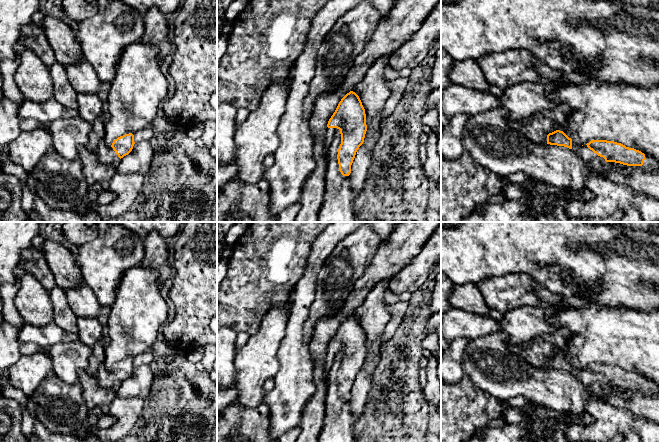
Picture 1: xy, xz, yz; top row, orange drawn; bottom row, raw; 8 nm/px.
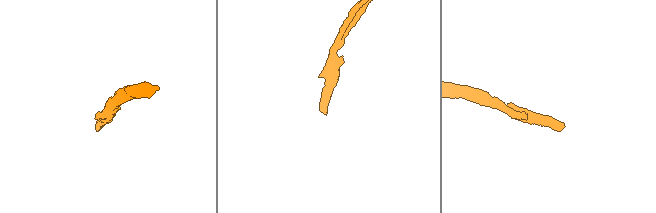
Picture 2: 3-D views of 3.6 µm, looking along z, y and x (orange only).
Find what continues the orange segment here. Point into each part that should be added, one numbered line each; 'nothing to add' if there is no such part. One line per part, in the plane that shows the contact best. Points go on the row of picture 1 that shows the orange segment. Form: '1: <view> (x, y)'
1: yz (588, 155)

